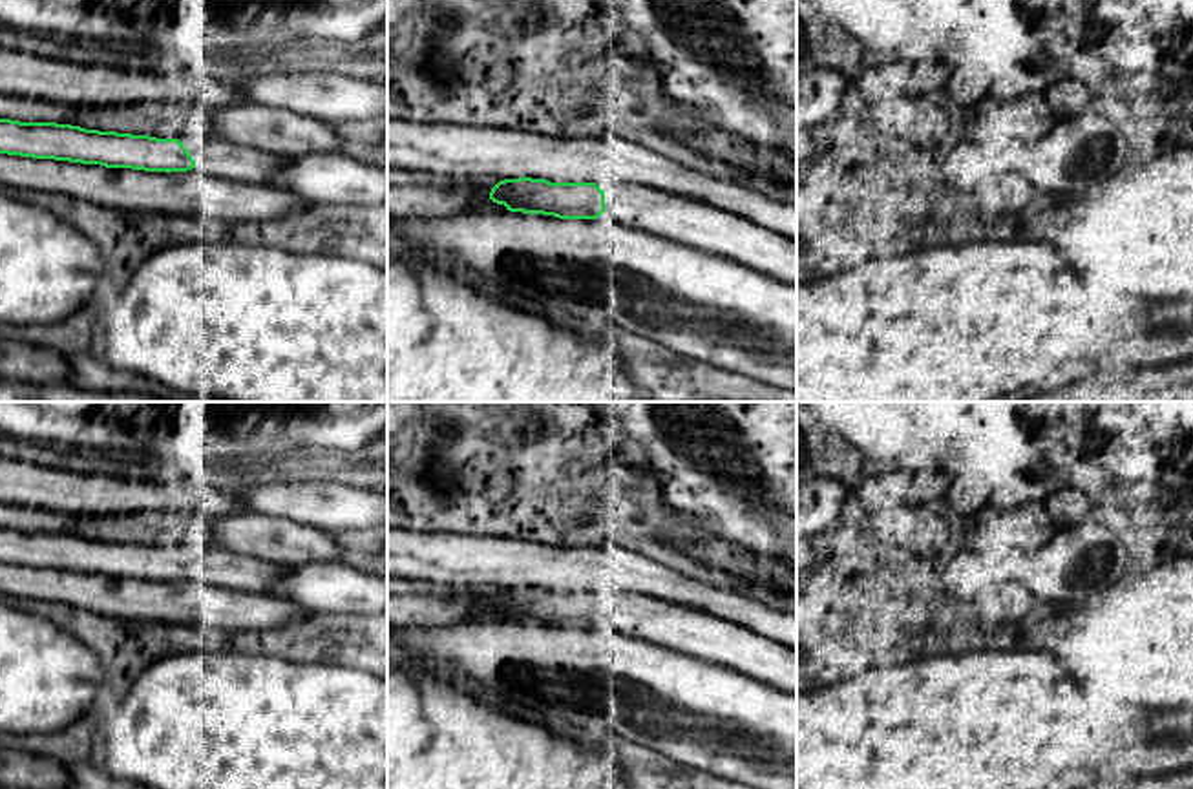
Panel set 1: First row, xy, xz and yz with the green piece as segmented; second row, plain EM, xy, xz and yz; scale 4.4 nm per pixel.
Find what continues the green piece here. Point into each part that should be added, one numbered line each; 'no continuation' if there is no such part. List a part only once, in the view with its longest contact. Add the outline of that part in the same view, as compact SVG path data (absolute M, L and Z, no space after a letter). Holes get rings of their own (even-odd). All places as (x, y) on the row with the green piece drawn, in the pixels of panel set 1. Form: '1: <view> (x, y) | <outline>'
1: xz (669, 216) | M641 184L605 190L605 210L627 226L729 258L797 285L797 241L740 216Z

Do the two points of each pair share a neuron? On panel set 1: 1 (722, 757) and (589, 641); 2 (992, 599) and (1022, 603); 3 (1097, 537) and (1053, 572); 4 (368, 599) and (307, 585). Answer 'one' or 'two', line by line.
1: one
2: one
3: one
4: one

